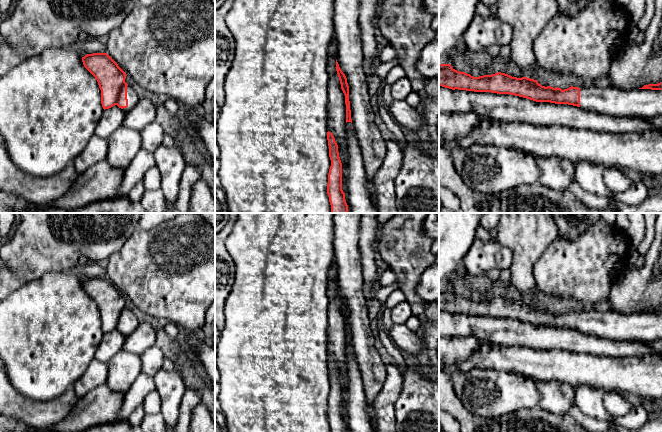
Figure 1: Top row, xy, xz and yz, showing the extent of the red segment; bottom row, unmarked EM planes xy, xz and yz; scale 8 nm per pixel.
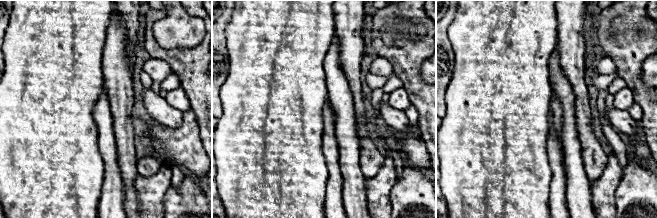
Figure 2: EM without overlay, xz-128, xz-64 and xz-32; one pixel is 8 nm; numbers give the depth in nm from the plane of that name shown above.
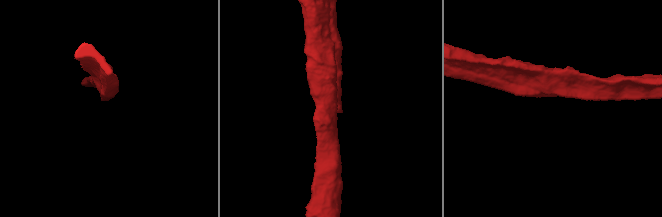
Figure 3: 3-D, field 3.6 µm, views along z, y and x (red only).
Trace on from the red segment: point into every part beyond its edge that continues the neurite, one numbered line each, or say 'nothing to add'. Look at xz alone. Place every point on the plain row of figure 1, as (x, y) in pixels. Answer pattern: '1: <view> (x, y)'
1: xz (358, 420)

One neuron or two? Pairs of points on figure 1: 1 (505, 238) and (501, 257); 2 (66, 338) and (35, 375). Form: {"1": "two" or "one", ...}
{"1": "two", "2": "one"}

